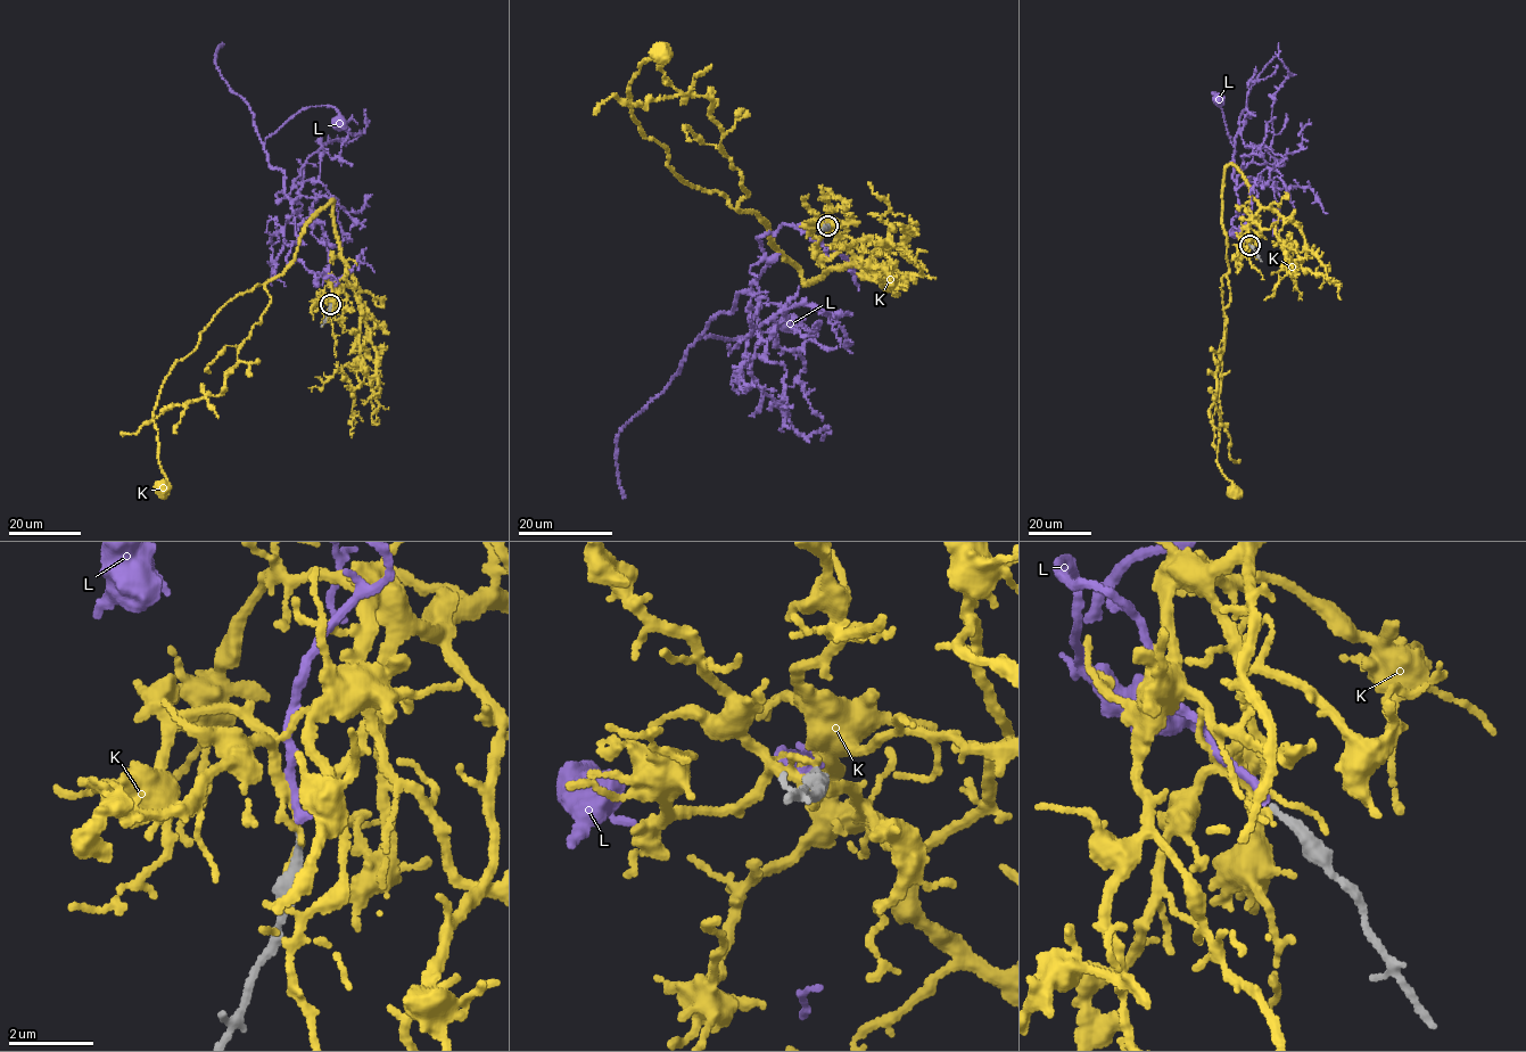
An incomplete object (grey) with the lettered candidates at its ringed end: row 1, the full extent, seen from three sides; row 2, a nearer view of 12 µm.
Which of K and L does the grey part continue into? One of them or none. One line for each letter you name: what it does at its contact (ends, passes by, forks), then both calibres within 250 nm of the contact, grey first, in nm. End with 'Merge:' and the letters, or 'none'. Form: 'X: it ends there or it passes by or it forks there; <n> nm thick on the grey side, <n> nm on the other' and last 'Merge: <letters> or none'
L: it ends there; 180 nm thick on the grey side, 190 nm on the other
Merge: L

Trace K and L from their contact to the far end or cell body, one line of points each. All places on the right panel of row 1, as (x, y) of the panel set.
K: (1250, 245), (1245, 228), (1260, 205), (1229, 164), (1217, 463), (1234, 493)
L: (1250, 244), (1235, 227), (1236, 235), (1230, 235), (1238, 200), (1234, 146), (1212, 93), (1219, 100)

